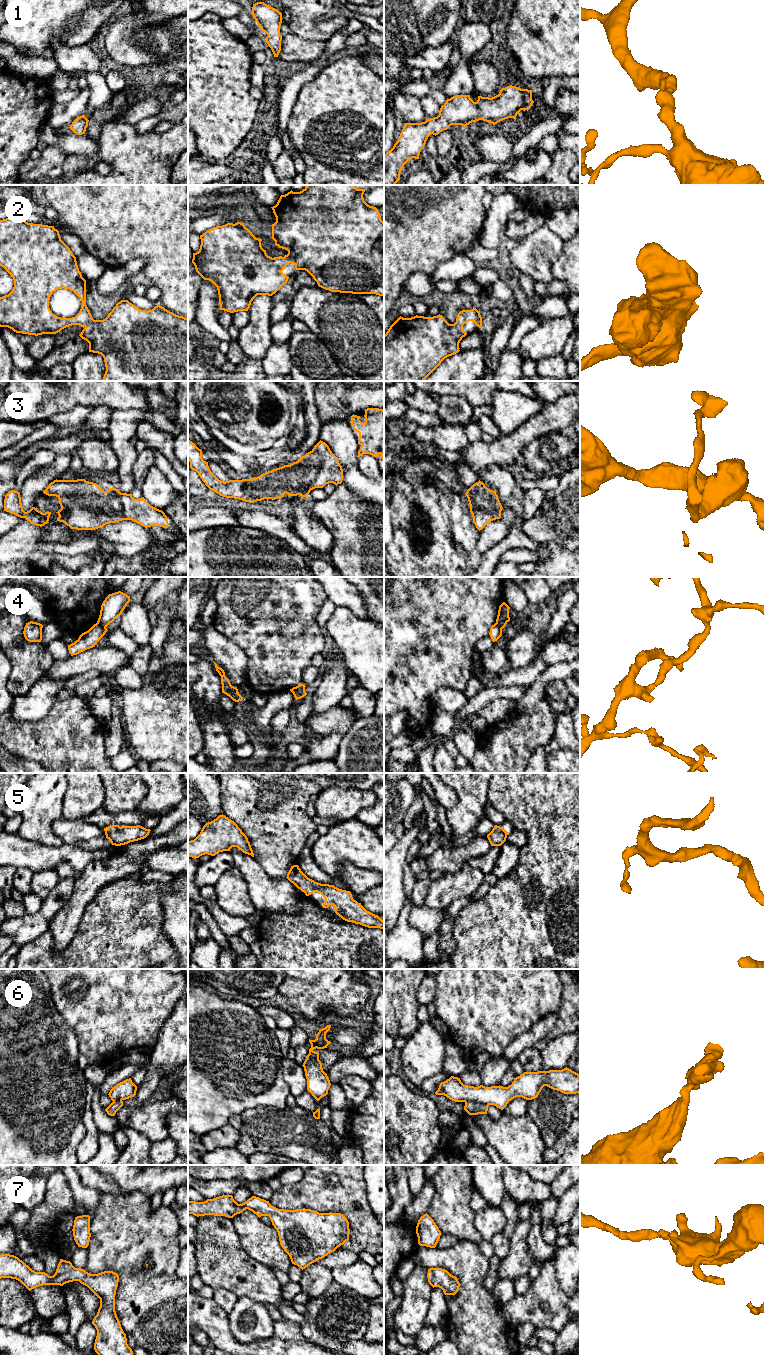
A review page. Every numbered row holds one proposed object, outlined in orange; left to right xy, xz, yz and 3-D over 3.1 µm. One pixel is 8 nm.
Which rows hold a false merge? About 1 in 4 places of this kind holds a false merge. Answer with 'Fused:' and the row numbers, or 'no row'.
Fused: 4, 6

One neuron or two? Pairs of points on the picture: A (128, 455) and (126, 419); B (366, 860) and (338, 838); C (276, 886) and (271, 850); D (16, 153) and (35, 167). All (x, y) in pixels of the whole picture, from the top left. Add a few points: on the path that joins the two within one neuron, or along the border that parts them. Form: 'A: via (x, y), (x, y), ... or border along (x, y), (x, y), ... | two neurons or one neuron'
A: via (125, 446), (125, 428) | one neuron
B: via (359, 853), (348, 842), (345, 842) | one neuron
C: border along (258, 862), (268, 875), (285, 878) | two neurons
D: border along (29, 157), (20, 167), (18, 174) | two neurons

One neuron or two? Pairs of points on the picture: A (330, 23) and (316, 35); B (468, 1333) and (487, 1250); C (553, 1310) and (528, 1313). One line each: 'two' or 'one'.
A: one
B: two
C: one

